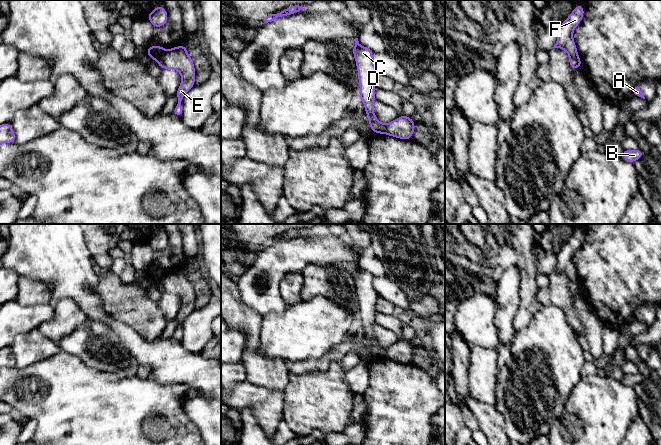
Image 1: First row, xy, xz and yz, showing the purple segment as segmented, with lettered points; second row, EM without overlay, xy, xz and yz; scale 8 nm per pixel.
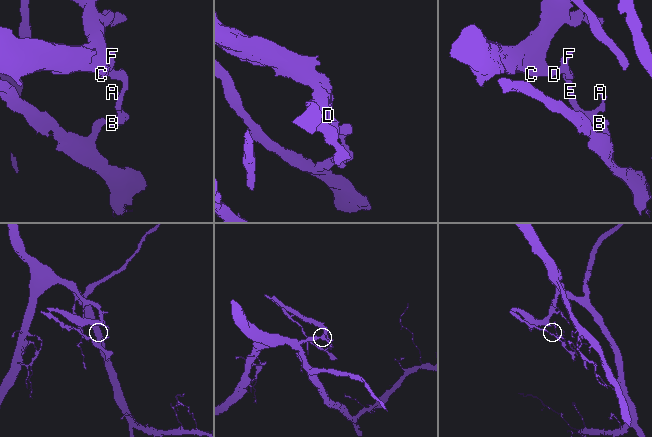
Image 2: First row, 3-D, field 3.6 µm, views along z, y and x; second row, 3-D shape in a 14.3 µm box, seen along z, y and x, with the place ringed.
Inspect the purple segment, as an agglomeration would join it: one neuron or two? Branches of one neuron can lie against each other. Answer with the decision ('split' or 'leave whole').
split

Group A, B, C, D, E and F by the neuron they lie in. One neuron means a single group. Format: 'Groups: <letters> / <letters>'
Groups: A B E / C D F

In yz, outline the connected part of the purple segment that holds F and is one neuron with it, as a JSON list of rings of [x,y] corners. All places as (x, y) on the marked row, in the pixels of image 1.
[[[577,4],[567,19],[556,29],[557,41],[553,48],[563,49],[569,57],[577,56],[577,46],[573,39],[573,31],[584,17],[584,5]]]

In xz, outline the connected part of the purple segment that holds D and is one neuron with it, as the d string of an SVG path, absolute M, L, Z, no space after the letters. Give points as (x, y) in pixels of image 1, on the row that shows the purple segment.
M358 38L354 39L355 45L352 53L356 61L356 68L358 71L359 81L359 99L364 103L365 114L369 119L370 130L376 134L383 134L385 132L386 124L380 122L375 115L373 103L375 98L376 77L379 71L373 62L374 52L366 47L363 47Z

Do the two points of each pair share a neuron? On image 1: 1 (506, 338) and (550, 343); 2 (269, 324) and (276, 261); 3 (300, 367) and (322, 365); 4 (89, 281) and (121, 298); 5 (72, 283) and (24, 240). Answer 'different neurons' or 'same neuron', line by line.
1: different neurons
2: different neurons
3: same neuron
4: different neurons
5: same neuron

